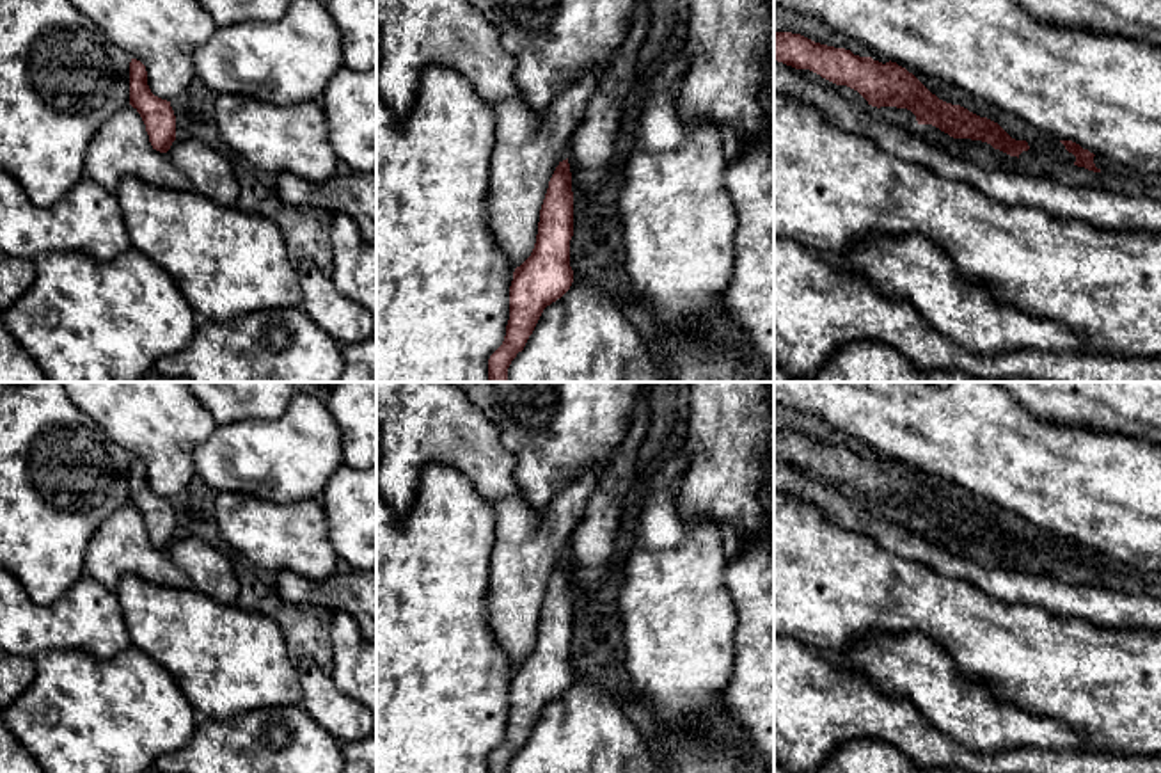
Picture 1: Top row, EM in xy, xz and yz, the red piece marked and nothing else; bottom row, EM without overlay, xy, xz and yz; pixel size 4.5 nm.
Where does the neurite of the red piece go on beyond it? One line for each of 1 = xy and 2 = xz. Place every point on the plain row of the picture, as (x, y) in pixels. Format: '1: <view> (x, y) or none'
1: none
2: none

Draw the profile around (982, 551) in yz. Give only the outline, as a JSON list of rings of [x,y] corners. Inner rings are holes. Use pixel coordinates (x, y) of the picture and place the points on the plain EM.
[[[918,522],[918,530],[923,533],[923,537],[936,542],[943,549],[975,560],[982,567],[1023,569],[1017,554],[994,547],[987,540],[953,537],[932,522]]]

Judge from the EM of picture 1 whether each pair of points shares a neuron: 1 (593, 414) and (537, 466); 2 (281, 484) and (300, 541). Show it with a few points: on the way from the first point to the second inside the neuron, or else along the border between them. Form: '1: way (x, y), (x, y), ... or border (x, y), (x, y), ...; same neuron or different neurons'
1: way (579, 423), (551, 452); same neuron
2: border (245, 491), (274, 502), (318, 500); different neurons

